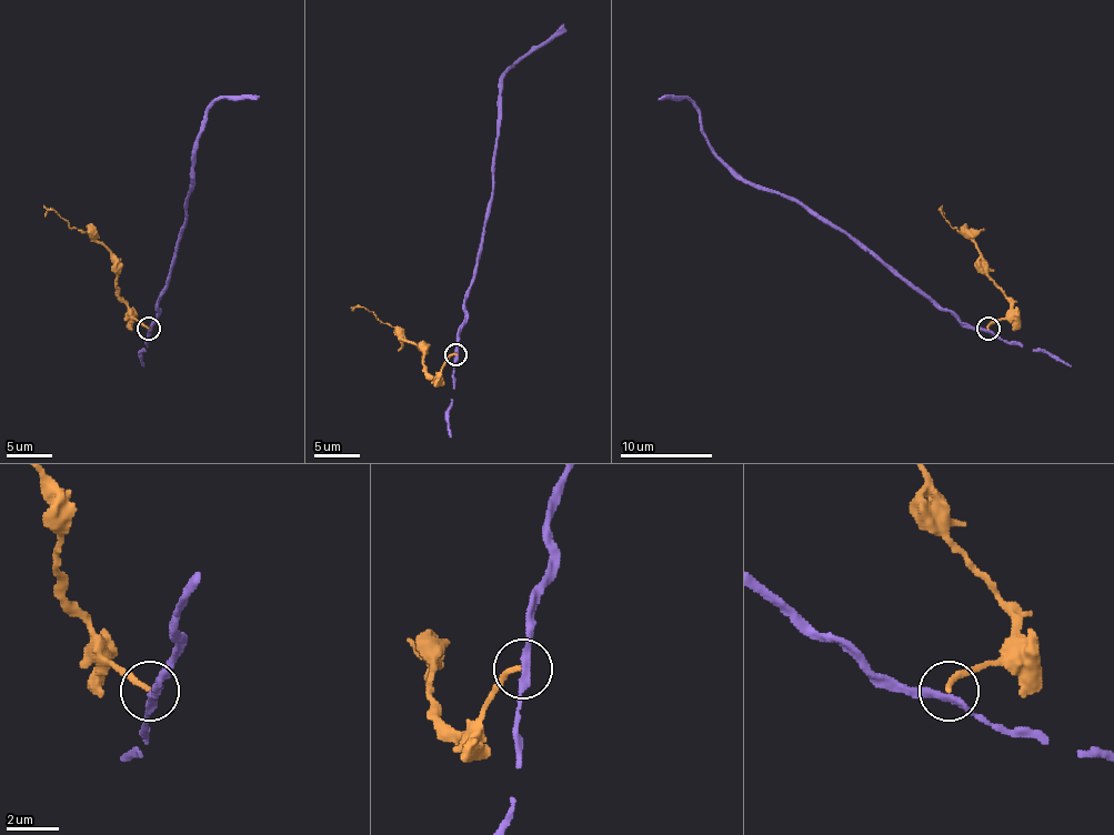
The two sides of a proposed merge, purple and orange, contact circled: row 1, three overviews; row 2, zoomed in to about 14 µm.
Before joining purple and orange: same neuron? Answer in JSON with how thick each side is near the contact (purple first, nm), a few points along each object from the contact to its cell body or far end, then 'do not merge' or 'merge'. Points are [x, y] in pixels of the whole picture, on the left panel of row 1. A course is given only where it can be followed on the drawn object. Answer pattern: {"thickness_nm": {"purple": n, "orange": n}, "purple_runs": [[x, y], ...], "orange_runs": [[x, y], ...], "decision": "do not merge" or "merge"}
{"thickness_nm": {"purple": 280, "orange": 200}, "purple_runs": [[149, 330], [183, 229], [192, 150], [204, 130], [207, 111], [220, 98], [259, 96]], "orange_runs": [[149, 328], [130, 314], [119, 295], [117, 261], [112, 254], [87, 231], [73, 229], [52, 210], [46, 218]], "decision": "do not merge"}

